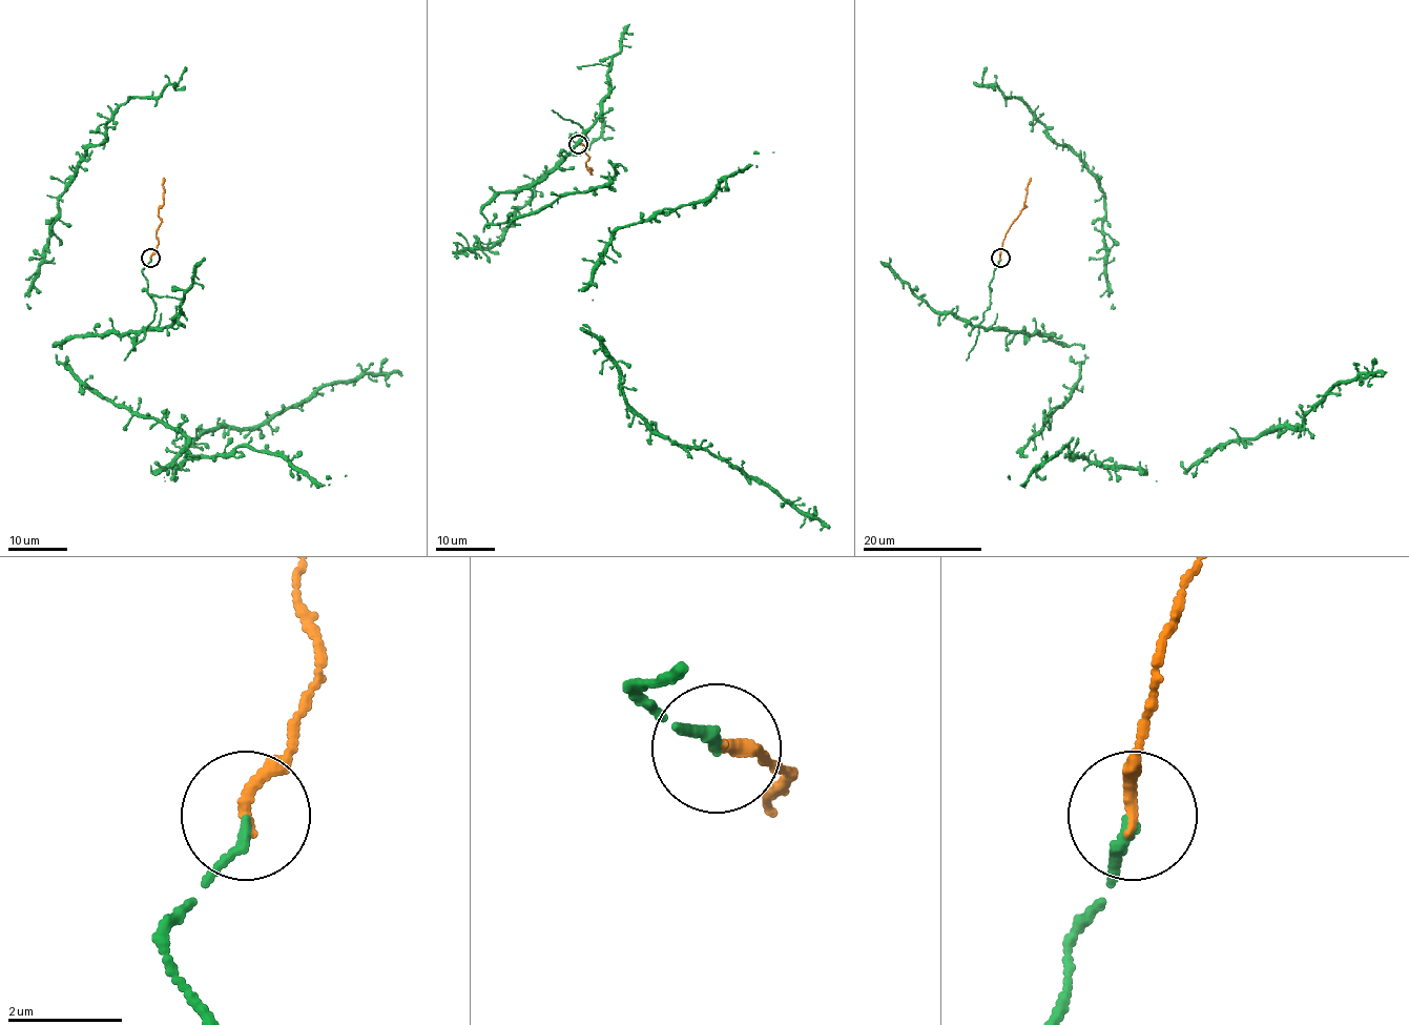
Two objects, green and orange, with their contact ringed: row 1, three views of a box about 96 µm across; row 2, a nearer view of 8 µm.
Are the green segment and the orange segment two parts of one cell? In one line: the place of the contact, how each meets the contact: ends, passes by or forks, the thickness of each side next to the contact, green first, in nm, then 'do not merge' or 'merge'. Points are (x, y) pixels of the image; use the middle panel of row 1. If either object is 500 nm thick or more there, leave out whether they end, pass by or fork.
place (578, 144); green ends; orange ends; calibres 170 and 240 nm; merge

